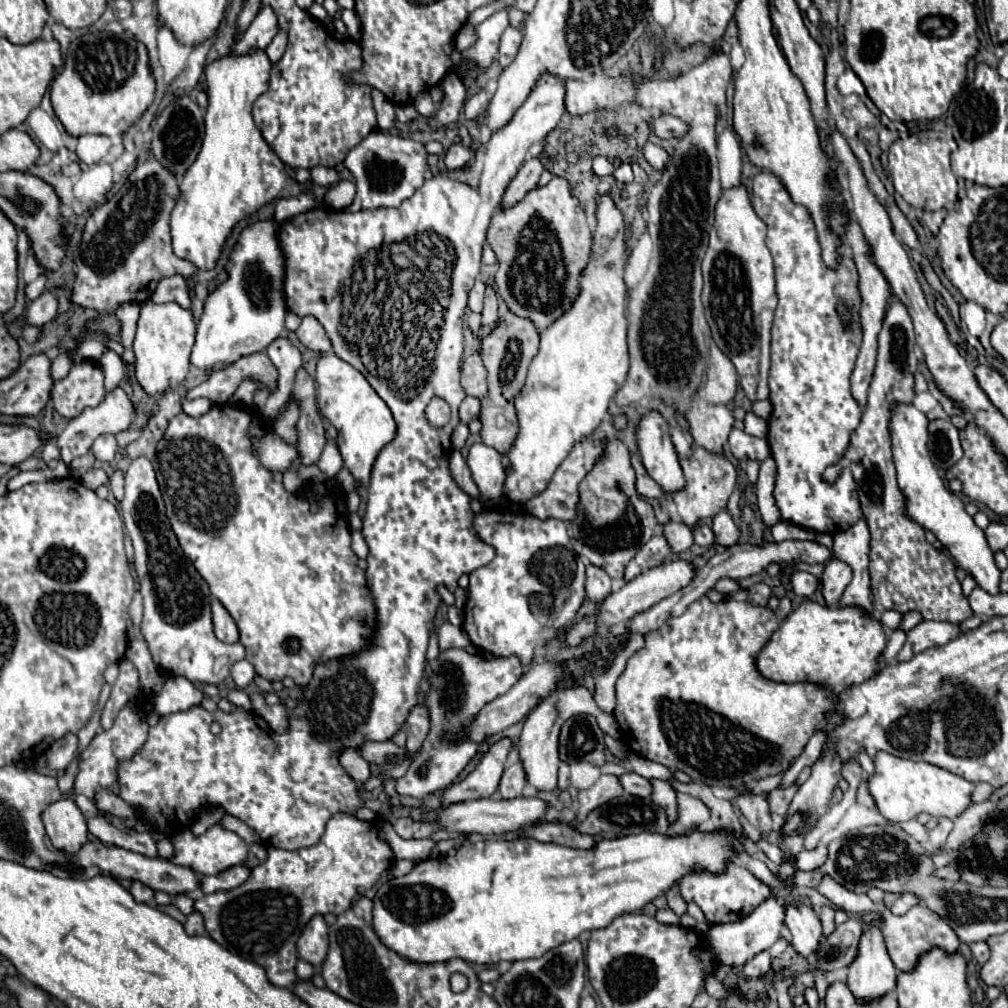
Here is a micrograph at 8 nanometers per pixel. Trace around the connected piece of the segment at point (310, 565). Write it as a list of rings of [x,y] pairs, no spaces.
[[[215,406],[211,408],[207,414],[203,414],[201,418],[191,418],[187,414],[177,414],[163,438],[157,444],[157,482],[163,494],[163,502],[167,508],[167,518],[171,522],[171,528],[179,540],[179,546],[183,550],[183,554],[193,562],[195,570],[203,576],[203,580],[209,584],[209,590],[213,592],[213,596],[227,608],[227,612],[233,616],[233,620],[239,626],[241,632],[241,642],[247,650],[247,660],[255,666],[255,672],[261,674],[267,680],[283,680],[285,676],[293,678],[295,684],[305,686],[311,680],[313,668],[319,662],[337,658],[337,656],[347,656],[353,652],[361,652],[367,646],[367,640],[375,628],[375,608],[373,608],[373,598],[369,596],[367,584],[365,584],[365,572],[357,566],[357,556],[351,550],[351,532],[347,526],[347,506],[345,500],[339,492],[329,492],[321,498],[321,510],[313,512],[311,510],[311,502],[313,502],[313,492],[307,490],[303,494],[303,498],[299,498],[297,494],[291,494],[283,488],[283,480],[281,476],[273,476],[273,472],[265,472],[261,468],[261,464],[257,464],[257,460],[253,460],[253,446],[249,440],[249,420],[253,420],[249,410],[241,410],[241,408],[233,408],[233,406]]]

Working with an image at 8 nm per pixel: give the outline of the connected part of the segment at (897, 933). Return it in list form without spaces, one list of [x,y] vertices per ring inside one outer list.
[[[917,904],[905,916],[895,916],[887,908],[881,908],[879,912],[883,916],[883,940],[885,940],[889,958],[899,972],[911,972],[917,966],[919,958],[933,948],[941,948],[945,954],[953,954],[959,948],[957,934],[949,928],[949,924],[945,924],[941,916],[937,916],[935,912],[929,912],[929,908],[925,906]]]

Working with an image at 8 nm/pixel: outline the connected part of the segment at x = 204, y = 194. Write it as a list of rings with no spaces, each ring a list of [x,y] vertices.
[[[257,50],[249,56],[225,56],[221,60],[211,62],[205,68],[207,76],[207,96],[209,96],[209,108],[205,112],[205,138],[203,146],[197,154],[197,160],[191,164],[191,168],[185,172],[179,188],[179,200],[171,214],[171,238],[173,238],[173,252],[195,264],[199,270],[211,270],[215,268],[223,244],[237,222],[251,216],[265,204],[269,204],[275,198],[291,198],[305,190],[309,190],[309,184],[299,184],[295,178],[287,176],[279,168],[285,168],[285,164],[279,160],[279,156],[269,148],[265,138],[261,136],[259,128],[253,122],[251,108],[253,102],[269,88],[269,72],[271,64],[263,50]]]

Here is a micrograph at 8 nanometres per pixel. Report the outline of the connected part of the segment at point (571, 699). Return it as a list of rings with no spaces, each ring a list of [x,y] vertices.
[[[573,686],[573,688],[559,688],[553,692],[553,696],[547,696],[541,700],[541,704],[527,716],[523,732],[519,736],[519,760],[525,770],[525,780],[537,790],[555,790],[557,788],[557,768],[559,768],[559,752],[557,752],[557,736],[561,730],[561,724],[575,714],[591,714],[597,718],[599,728],[609,734],[611,738],[619,738],[619,728],[613,718],[613,714],[603,712],[595,700],[593,694],[583,688],[583,686]]]

